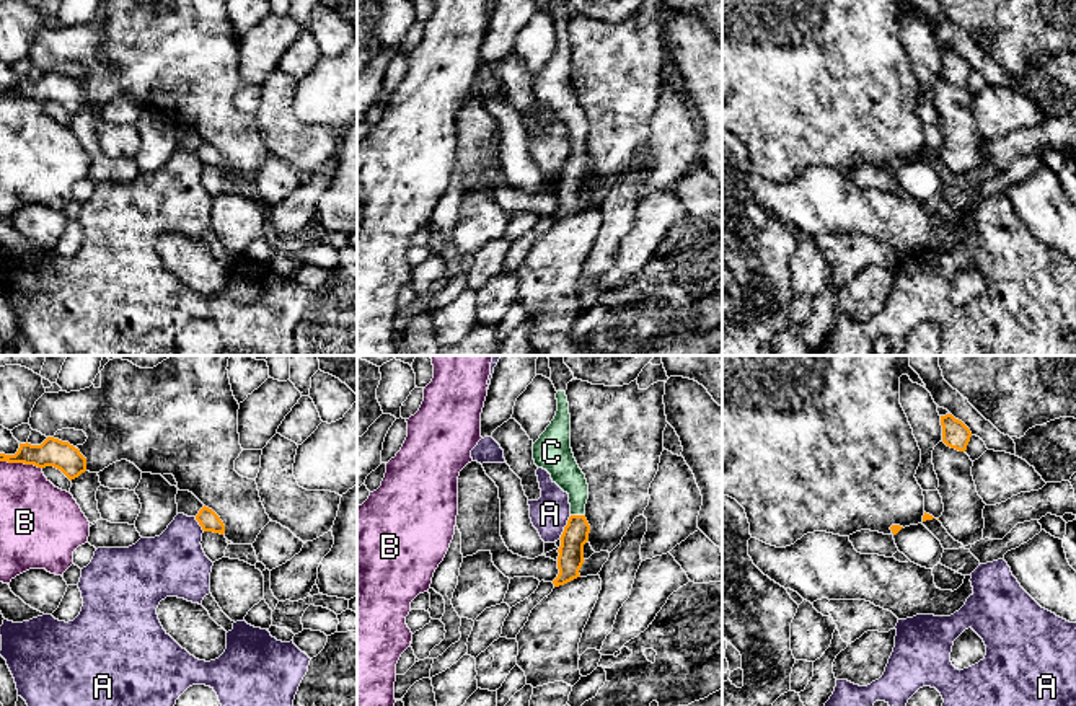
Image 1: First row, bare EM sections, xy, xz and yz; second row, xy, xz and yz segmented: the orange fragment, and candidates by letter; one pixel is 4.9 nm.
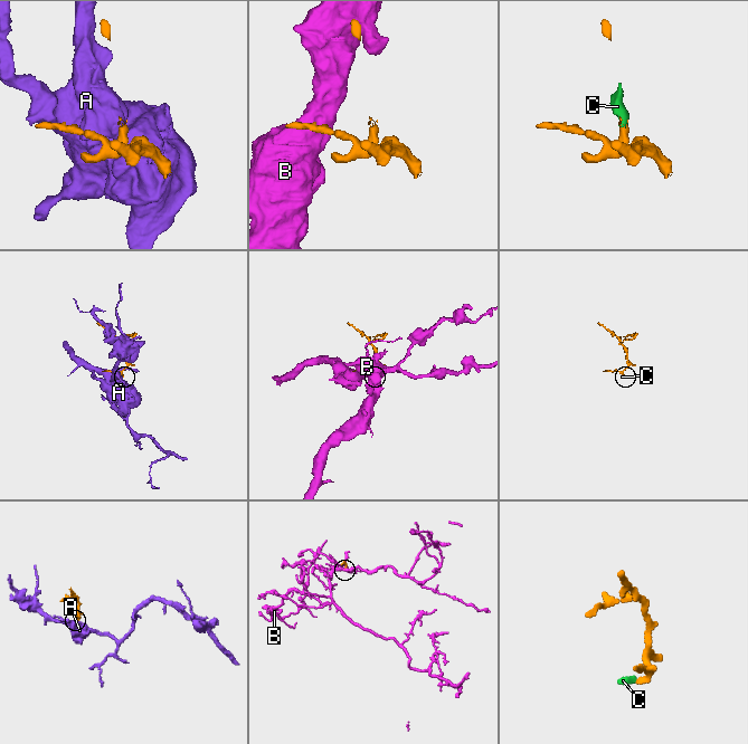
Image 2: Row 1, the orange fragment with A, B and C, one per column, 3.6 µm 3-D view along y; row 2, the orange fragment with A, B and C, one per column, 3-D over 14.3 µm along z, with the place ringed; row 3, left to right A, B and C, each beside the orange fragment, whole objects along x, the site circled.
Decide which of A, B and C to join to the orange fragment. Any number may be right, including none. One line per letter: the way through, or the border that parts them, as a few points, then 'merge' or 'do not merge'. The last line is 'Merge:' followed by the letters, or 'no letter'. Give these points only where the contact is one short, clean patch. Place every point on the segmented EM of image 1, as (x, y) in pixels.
A: along xz (571, 516), (558, 538) | do not merge
B: along xy (0, 460), (41, 468) | do not merge
C: across xz (576, 533), (577, 516), (577, 488), (564, 472) | merge
Merge: C

